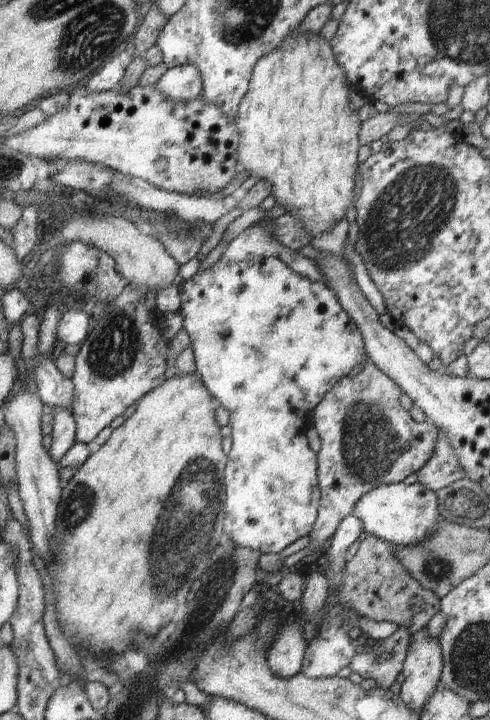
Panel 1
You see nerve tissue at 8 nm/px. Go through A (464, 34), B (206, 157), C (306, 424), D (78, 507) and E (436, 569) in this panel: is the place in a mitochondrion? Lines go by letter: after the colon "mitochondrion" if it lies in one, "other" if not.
A: mitochondrion
B: other
C: other
D: mitochondrion
E: mitochondrion

